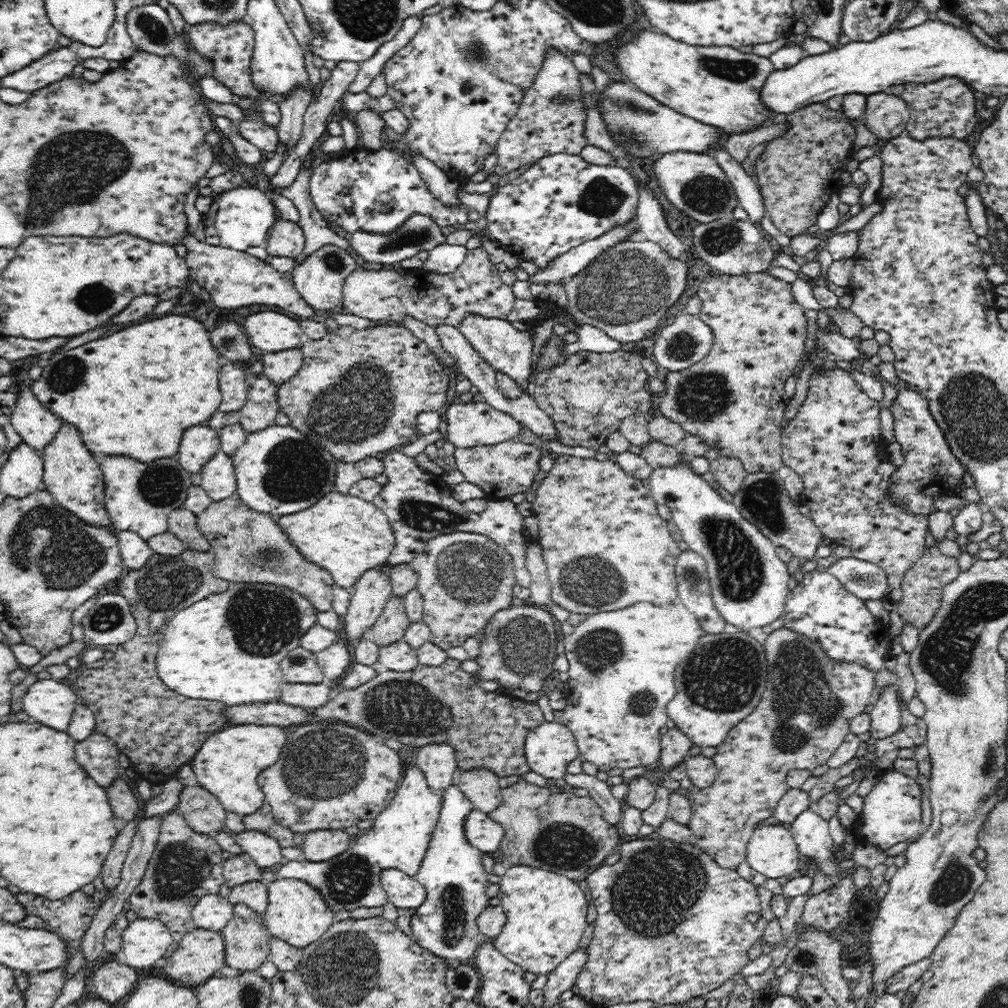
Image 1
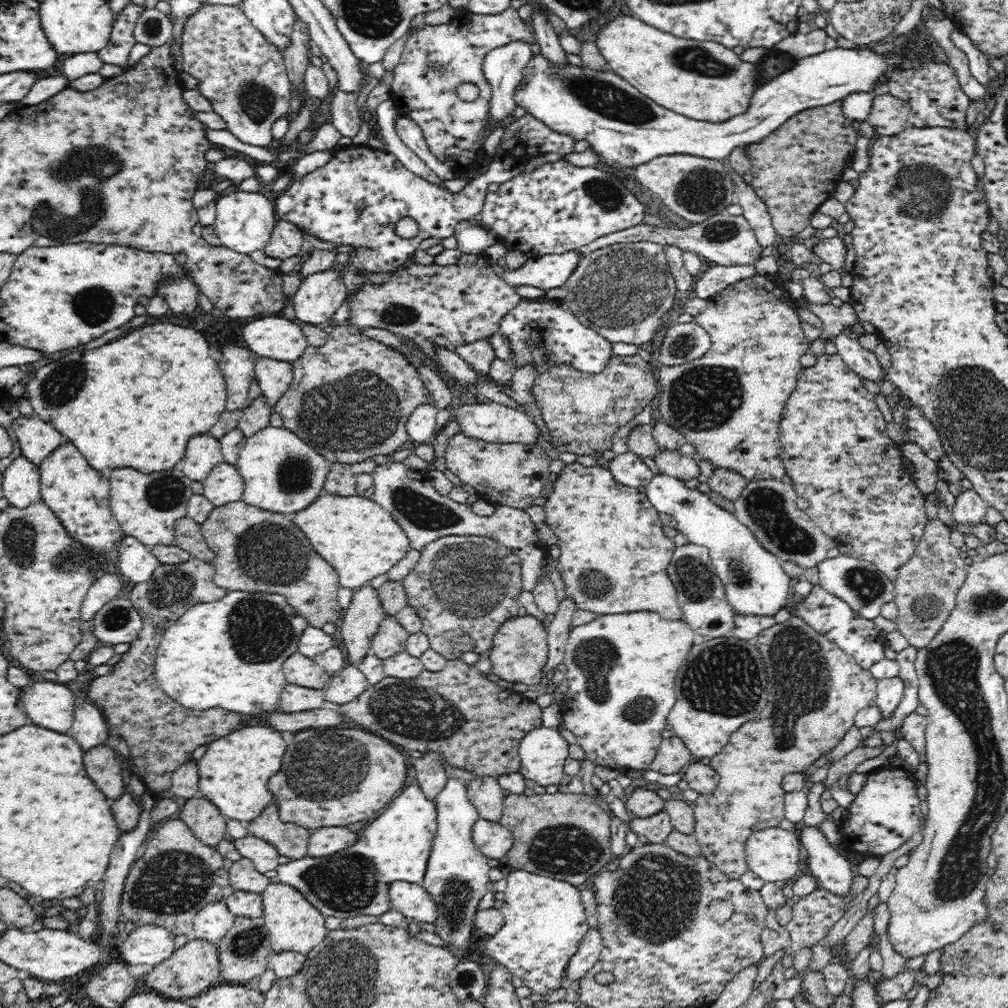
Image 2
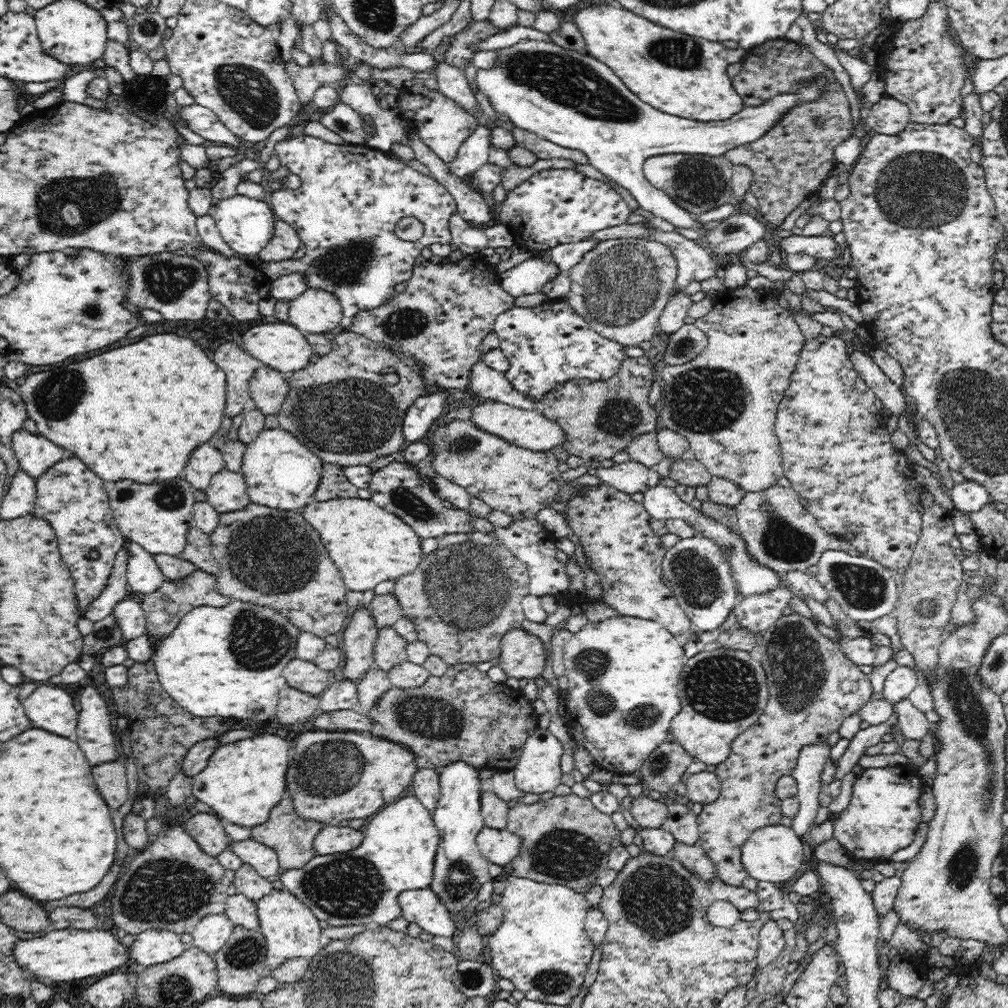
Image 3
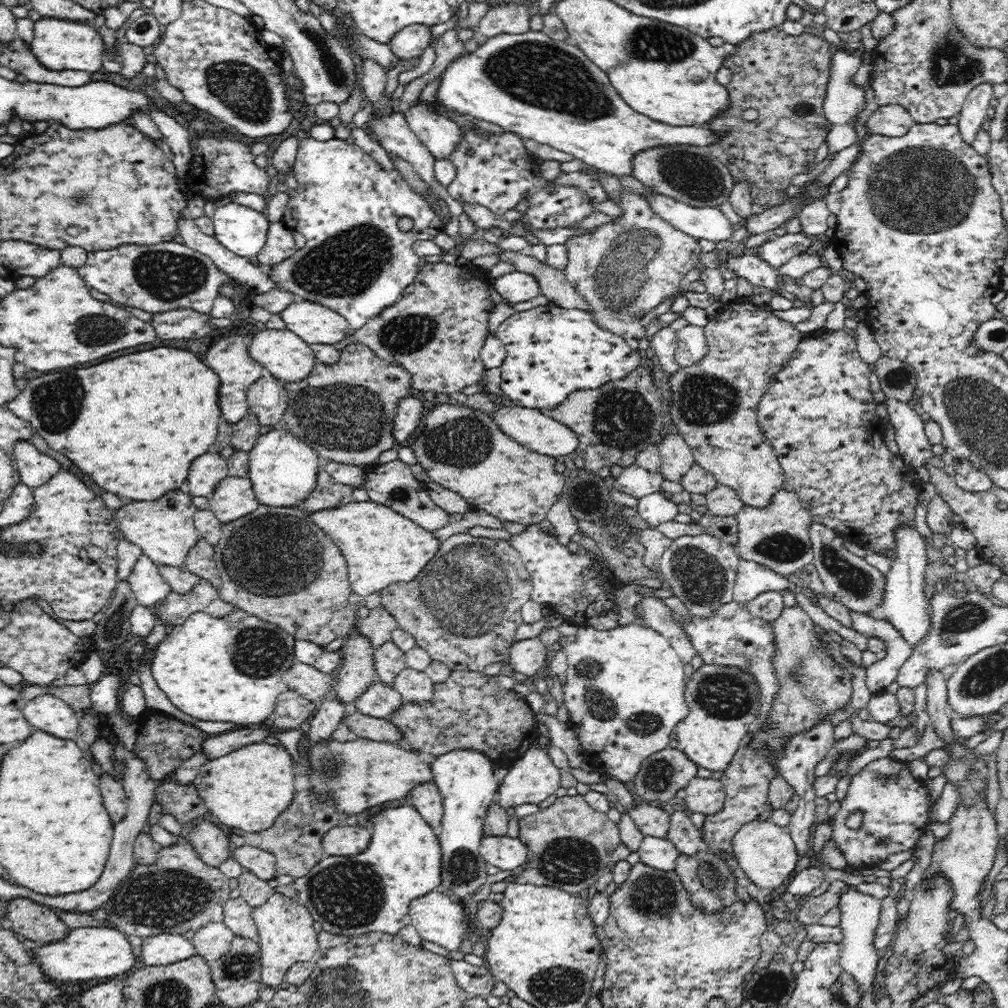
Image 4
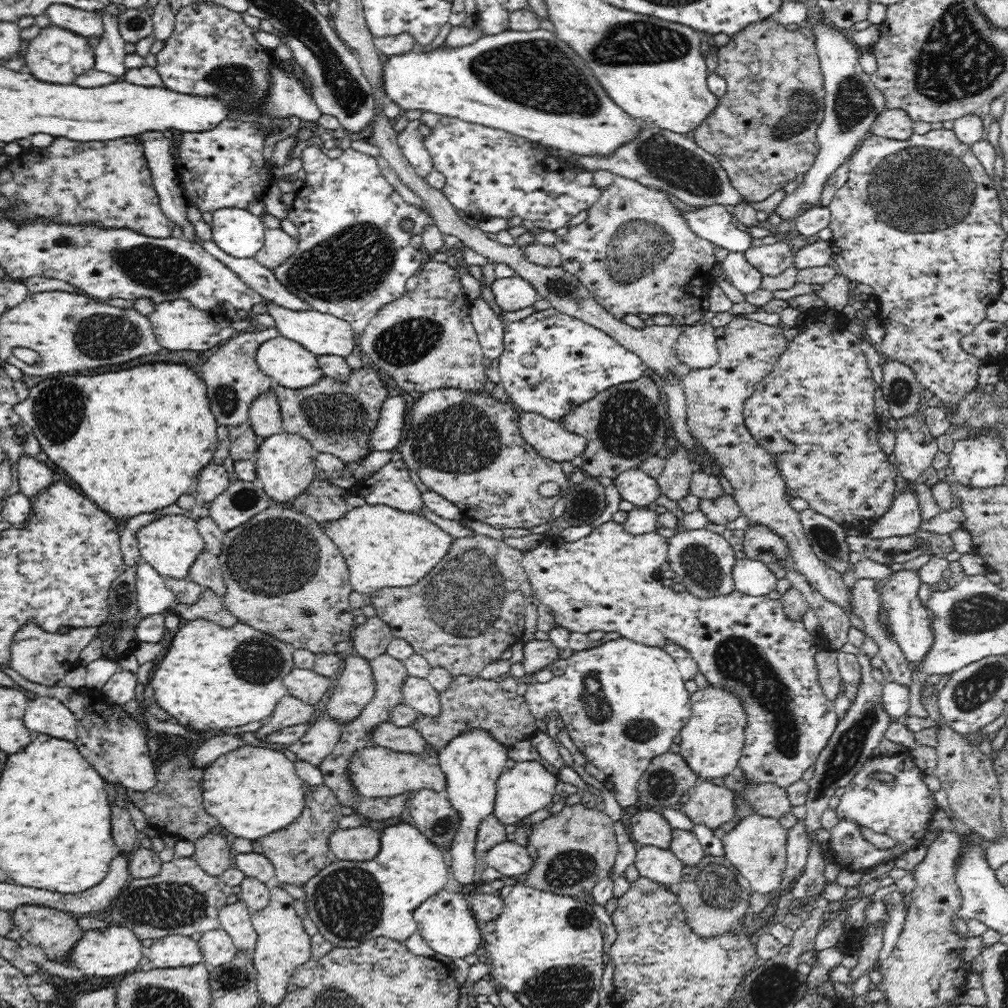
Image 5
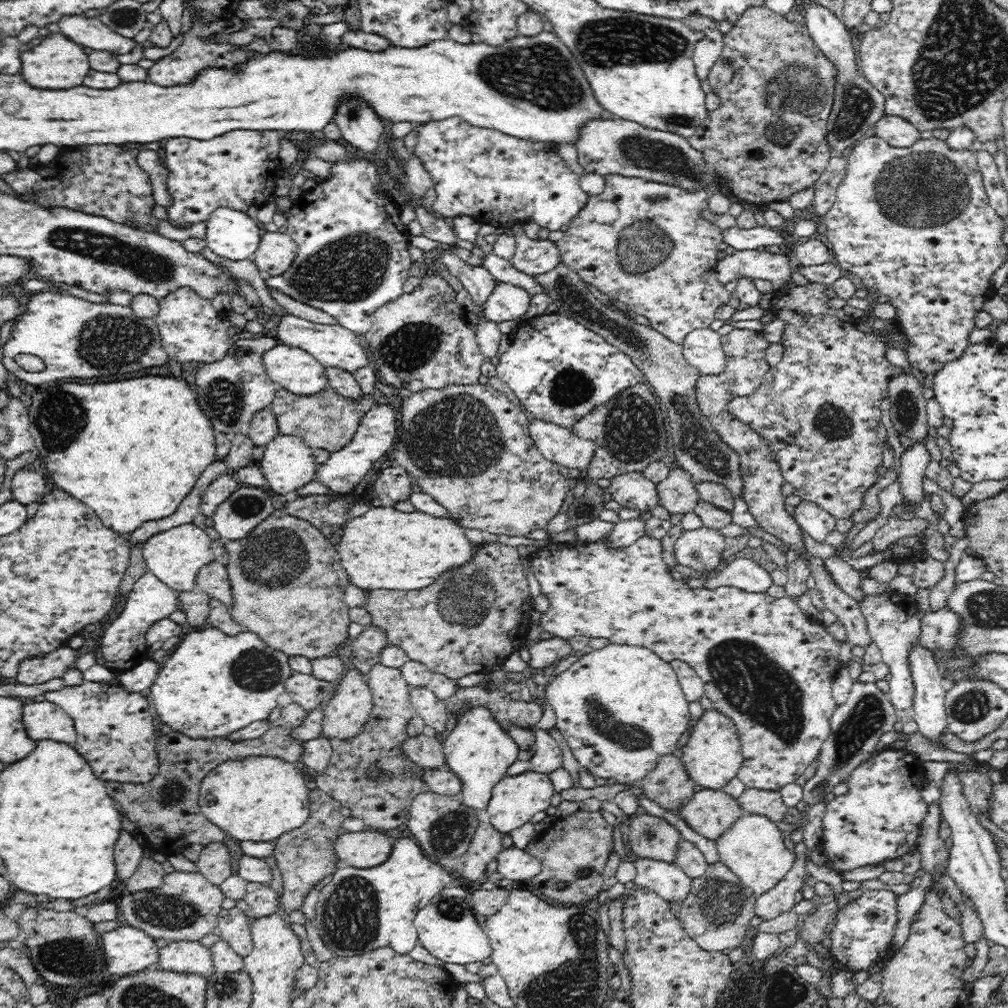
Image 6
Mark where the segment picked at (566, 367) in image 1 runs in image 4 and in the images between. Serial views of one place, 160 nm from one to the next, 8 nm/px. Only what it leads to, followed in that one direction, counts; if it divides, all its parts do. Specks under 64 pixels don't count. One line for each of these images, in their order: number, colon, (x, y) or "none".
2: (582, 411)
3: (600, 418)
4: (614, 423)

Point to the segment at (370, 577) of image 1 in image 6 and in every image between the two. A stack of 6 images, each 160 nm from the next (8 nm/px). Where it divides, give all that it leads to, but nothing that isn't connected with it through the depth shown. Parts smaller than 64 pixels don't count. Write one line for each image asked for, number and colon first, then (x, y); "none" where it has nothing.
2: (361, 619)
3: (360, 634)
4: (357, 673)
5: (355, 688)
6: (347, 712)

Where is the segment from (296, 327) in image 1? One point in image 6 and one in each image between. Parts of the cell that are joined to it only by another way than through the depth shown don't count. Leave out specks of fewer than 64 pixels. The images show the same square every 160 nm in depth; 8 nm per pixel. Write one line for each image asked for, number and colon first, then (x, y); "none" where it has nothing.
2: (277, 337)
3: (281, 346)
4: (289, 359)
5: (289, 364)
6: (293, 369)

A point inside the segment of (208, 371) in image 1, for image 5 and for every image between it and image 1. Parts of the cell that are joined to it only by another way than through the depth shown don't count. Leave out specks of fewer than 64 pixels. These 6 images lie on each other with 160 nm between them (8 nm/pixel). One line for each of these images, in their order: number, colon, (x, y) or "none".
2: (135, 402)
3: (137, 413)
4: (133, 425)
5: (134, 441)

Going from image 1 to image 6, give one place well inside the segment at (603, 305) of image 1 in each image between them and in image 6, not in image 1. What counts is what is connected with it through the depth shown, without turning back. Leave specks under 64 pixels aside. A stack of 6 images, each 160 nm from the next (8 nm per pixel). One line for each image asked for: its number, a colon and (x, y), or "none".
2: (622, 291)
3: (620, 286)
4: (625, 268)
5: (635, 252)
6: (658, 257)

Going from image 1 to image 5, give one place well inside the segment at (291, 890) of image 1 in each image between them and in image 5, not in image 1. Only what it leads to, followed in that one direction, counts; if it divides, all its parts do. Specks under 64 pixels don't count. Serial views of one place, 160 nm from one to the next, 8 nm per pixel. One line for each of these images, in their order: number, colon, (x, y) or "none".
2: (293, 925)
3: (291, 930)
4: (286, 935)
5: (282, 944)

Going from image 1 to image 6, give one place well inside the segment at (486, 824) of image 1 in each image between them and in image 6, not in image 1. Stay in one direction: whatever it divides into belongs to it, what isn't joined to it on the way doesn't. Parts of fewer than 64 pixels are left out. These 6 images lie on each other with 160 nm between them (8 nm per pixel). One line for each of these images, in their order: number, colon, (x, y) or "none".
2: (492, 839)
3: (500, 846)
4: (507, 853)
5: (510, 858)
6: (514, 864)

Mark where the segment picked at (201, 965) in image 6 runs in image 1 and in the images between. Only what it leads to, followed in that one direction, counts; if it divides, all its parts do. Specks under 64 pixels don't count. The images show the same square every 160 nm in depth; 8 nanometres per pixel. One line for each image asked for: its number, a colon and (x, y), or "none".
1: (145, 942)
2: (149, 944)
3: (151, 947)
4: (162, 949)
5: (172, 951)

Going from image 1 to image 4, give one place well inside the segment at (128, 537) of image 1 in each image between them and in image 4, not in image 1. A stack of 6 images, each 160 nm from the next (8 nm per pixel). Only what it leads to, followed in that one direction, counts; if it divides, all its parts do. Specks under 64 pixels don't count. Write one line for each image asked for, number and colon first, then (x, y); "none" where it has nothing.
2: (135, 562)
3: (144, 577)
4: (149, 587)

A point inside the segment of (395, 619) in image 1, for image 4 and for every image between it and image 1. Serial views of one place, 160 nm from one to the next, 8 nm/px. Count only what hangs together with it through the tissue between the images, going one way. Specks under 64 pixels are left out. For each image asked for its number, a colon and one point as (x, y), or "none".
2: (390, 639)
3: (389, 651)
4: (388, 660)

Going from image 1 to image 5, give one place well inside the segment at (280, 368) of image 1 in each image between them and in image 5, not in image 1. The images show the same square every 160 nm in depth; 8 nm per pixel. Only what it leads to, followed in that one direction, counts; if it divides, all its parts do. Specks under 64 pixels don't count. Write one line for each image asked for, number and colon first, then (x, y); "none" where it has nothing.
2: (274, 377)
3: (268, 388)
4: (268, 399)
5: (265, 418)

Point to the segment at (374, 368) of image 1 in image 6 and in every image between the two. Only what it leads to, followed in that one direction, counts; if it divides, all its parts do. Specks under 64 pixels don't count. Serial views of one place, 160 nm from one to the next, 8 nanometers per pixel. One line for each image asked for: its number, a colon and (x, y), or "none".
2: (350, 399)
3: (338, 407)
4: (344, 412)
5: (335, 417)
6: (326, 420)

